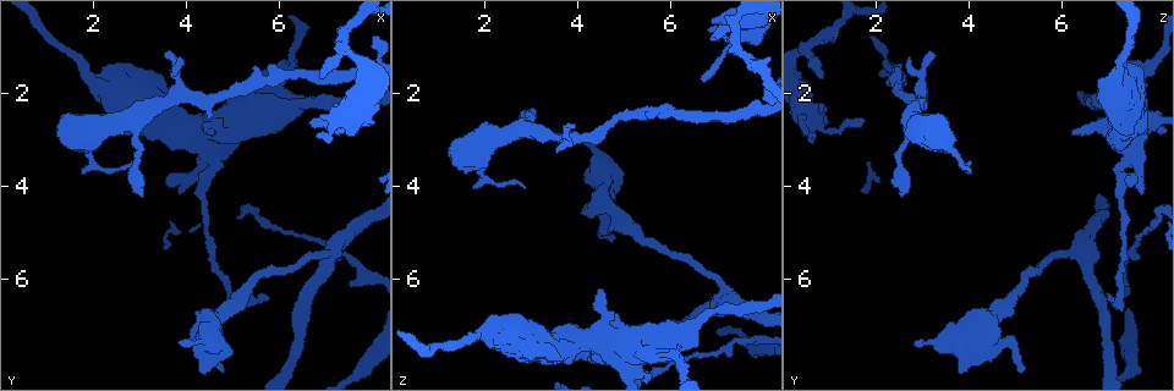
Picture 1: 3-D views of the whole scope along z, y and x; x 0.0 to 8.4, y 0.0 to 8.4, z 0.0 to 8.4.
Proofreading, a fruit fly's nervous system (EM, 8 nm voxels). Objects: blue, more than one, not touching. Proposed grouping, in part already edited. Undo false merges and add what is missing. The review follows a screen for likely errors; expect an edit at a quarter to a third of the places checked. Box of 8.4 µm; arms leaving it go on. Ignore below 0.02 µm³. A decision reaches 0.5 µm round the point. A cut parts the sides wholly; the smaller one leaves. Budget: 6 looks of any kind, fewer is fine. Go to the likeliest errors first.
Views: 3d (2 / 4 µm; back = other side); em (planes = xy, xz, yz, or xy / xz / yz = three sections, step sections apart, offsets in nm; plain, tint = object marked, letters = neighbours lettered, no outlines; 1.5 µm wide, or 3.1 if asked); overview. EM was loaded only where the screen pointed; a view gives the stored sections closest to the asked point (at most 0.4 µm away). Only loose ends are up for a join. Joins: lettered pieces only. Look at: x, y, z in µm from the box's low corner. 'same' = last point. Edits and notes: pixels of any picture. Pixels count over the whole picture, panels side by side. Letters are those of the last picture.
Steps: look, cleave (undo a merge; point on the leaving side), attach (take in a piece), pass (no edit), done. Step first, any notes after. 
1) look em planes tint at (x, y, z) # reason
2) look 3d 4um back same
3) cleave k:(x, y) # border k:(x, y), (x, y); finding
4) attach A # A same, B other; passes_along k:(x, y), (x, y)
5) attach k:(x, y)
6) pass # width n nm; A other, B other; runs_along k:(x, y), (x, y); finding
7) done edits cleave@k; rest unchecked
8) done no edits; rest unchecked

look em planes plain at (3.10, 4.15, 2.50) # tapers out

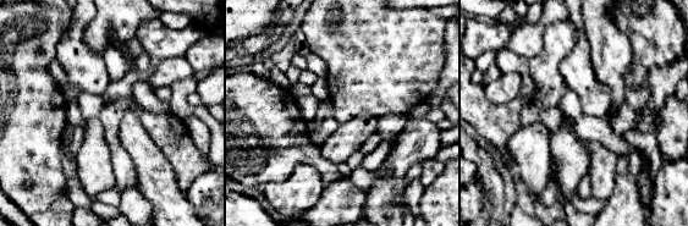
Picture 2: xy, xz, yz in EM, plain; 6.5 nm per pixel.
look em planes letters same

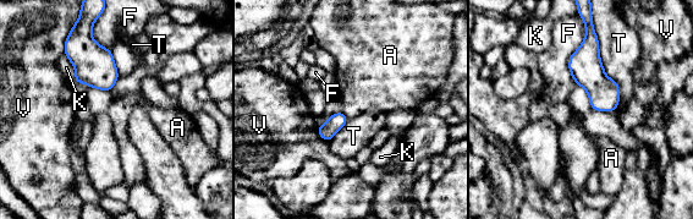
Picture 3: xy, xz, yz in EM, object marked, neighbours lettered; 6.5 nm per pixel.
pass # A other, F other, K other, T other, V other; border 3:(342, 111), (348, 118); none of them fits

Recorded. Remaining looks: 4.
look 3d 2um at (6.90, 1.65, 0.85) # an open end

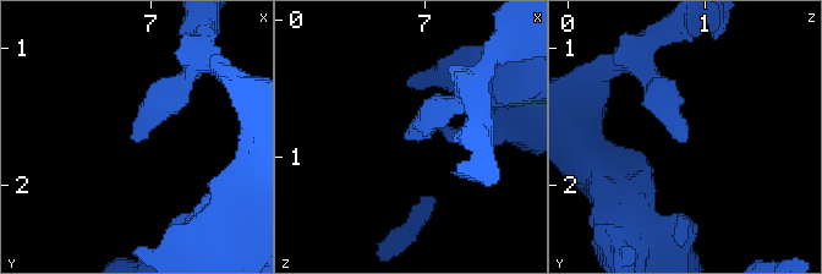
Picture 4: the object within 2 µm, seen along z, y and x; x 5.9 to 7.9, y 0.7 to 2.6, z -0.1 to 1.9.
look em planes tint at (6.88, 1.66, 0.90)

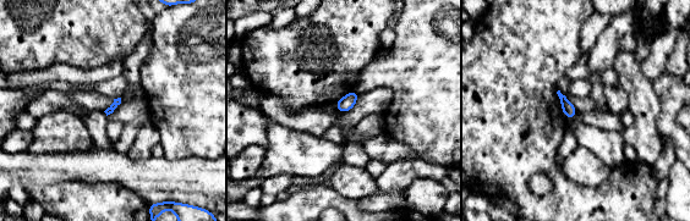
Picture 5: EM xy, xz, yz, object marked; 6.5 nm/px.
look em planes letters same

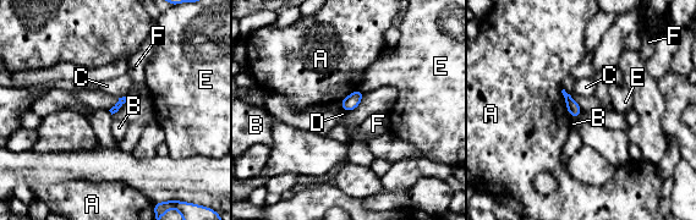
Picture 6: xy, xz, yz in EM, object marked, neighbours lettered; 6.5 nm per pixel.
pass # A other, B other, C other, D other, E other, F other; border 6:(570, 95), (582, 110); no lettered piece goes on from it

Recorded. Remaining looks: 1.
done no edits; rest unchecked

